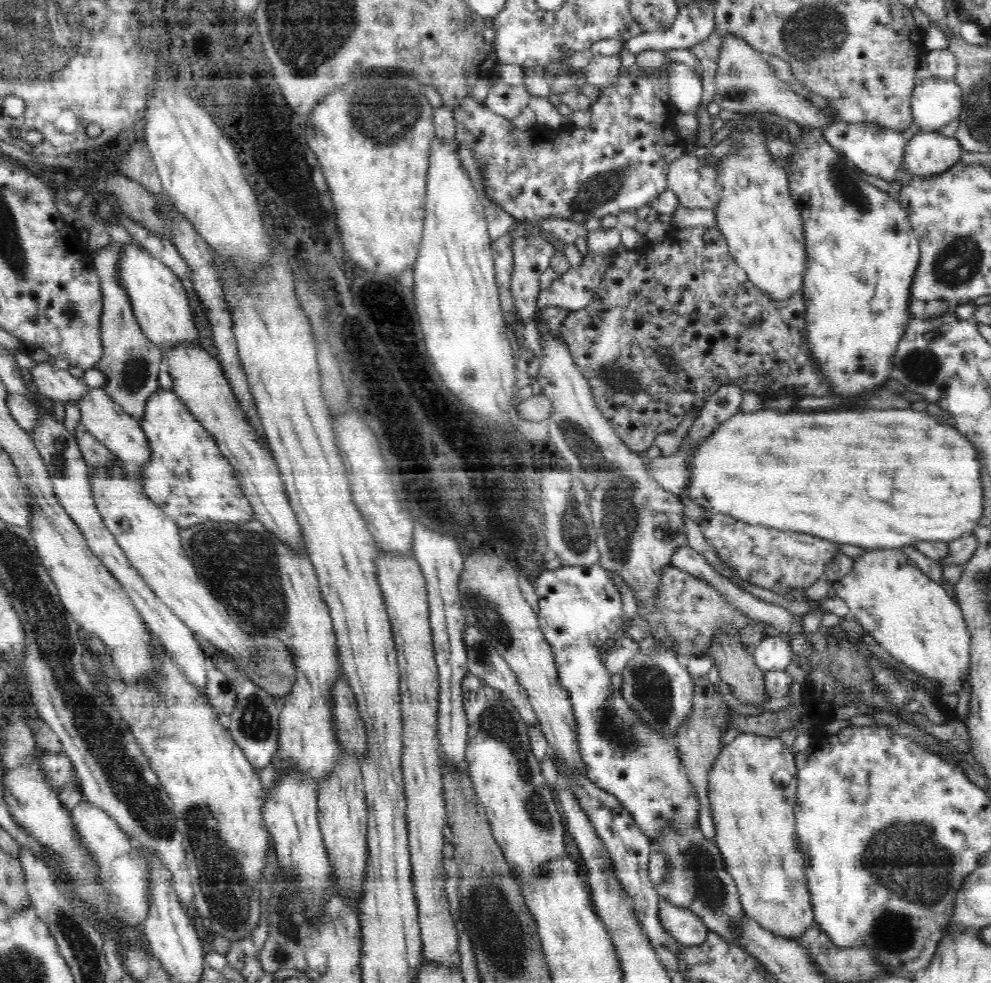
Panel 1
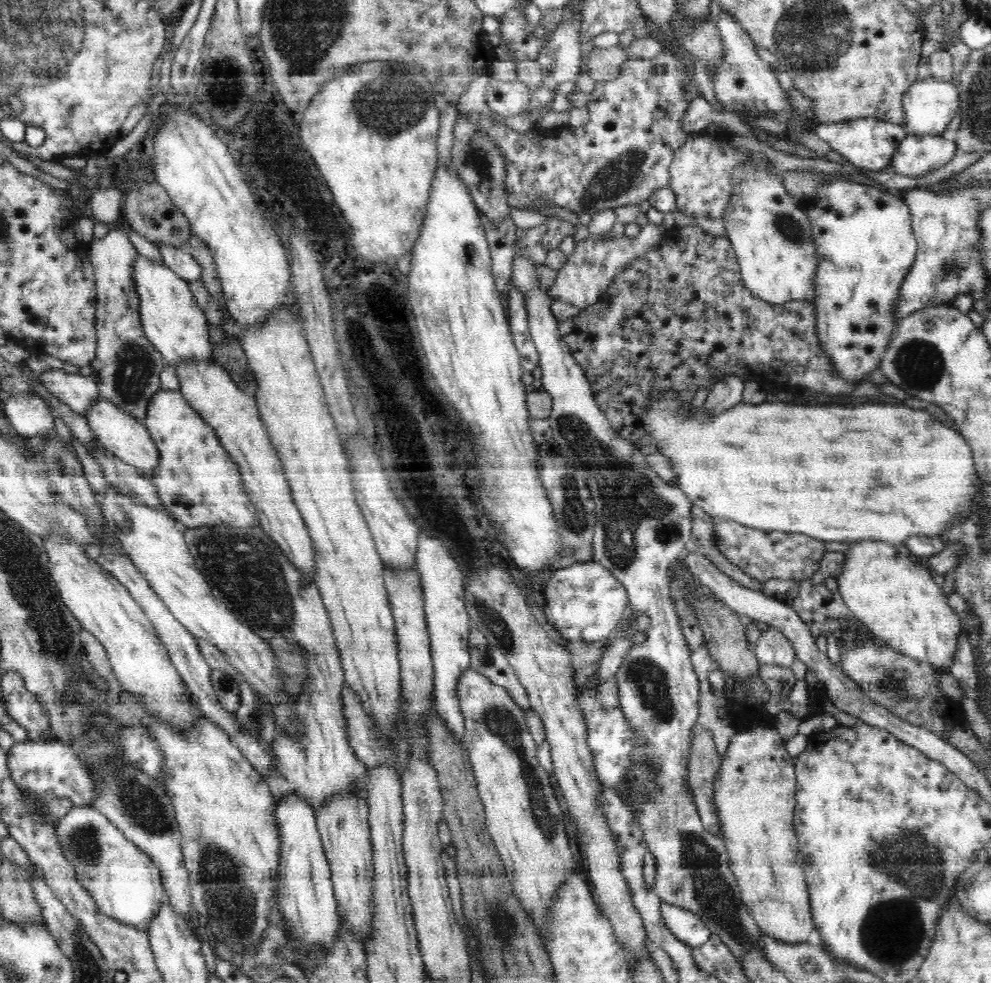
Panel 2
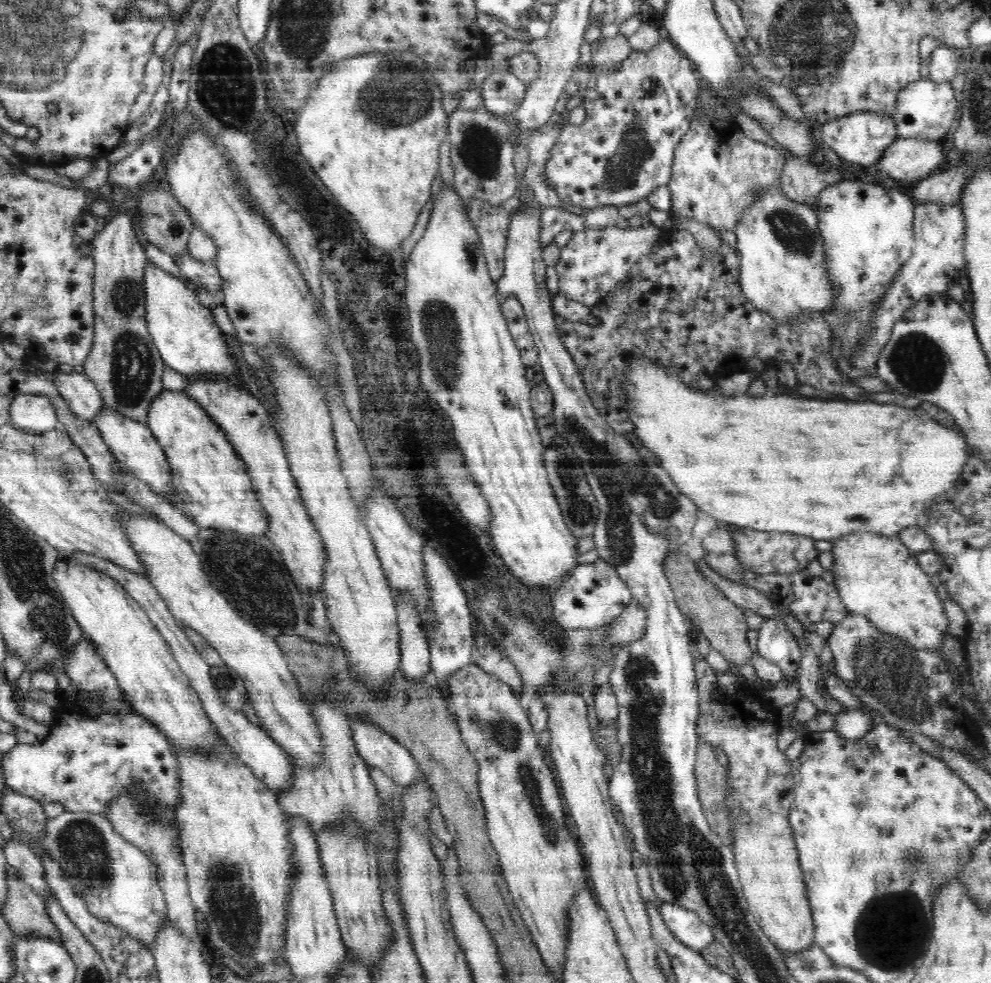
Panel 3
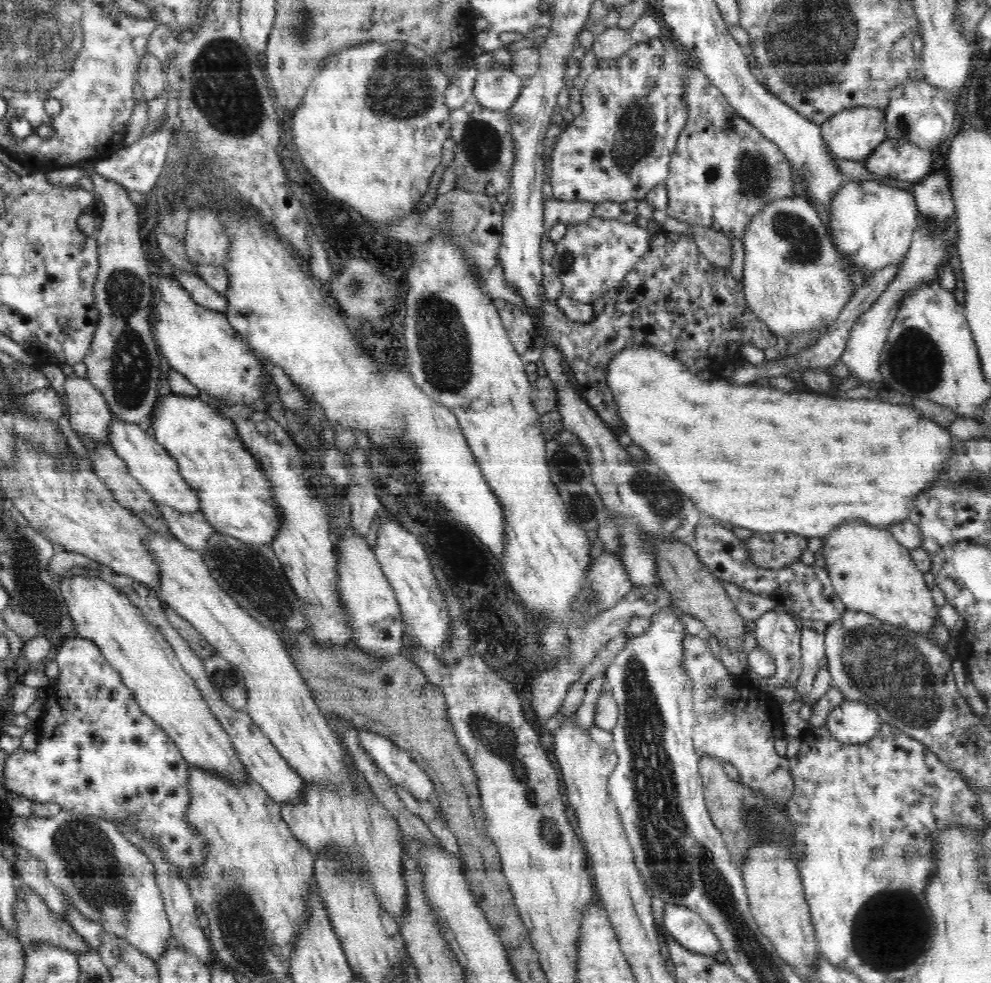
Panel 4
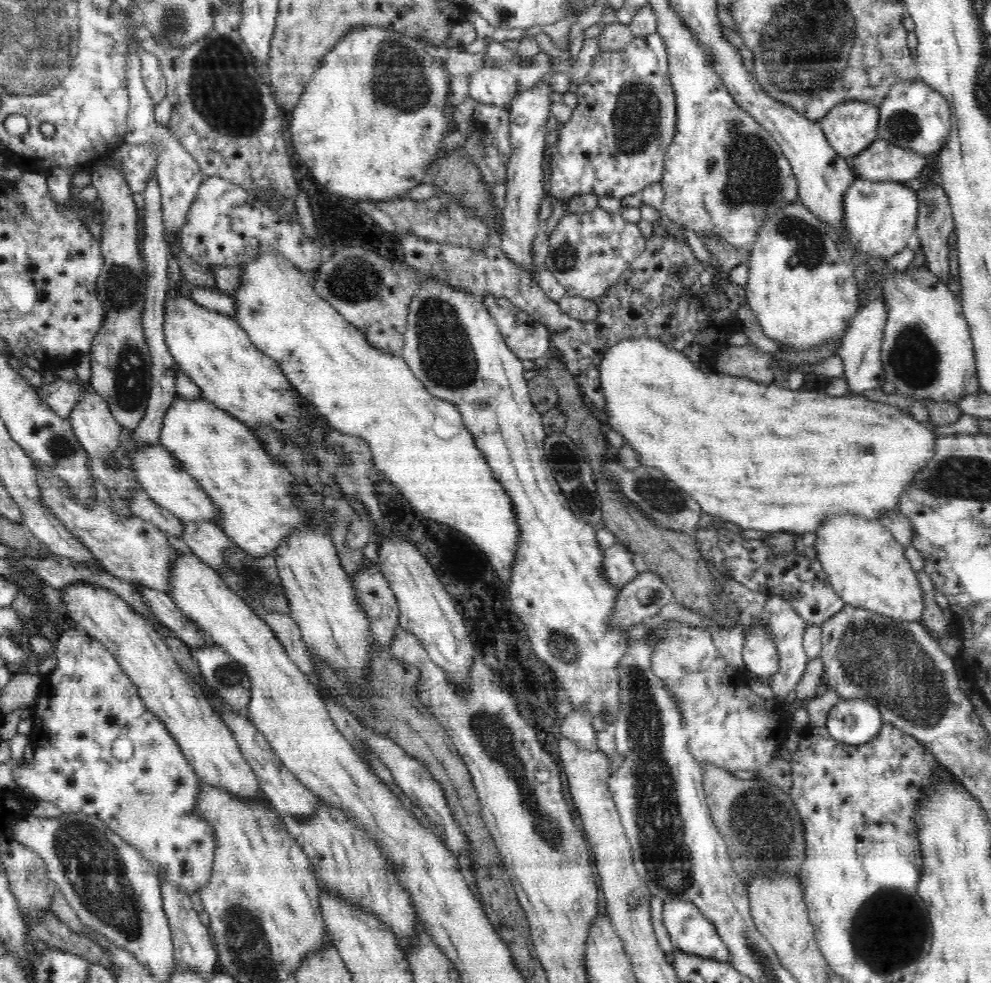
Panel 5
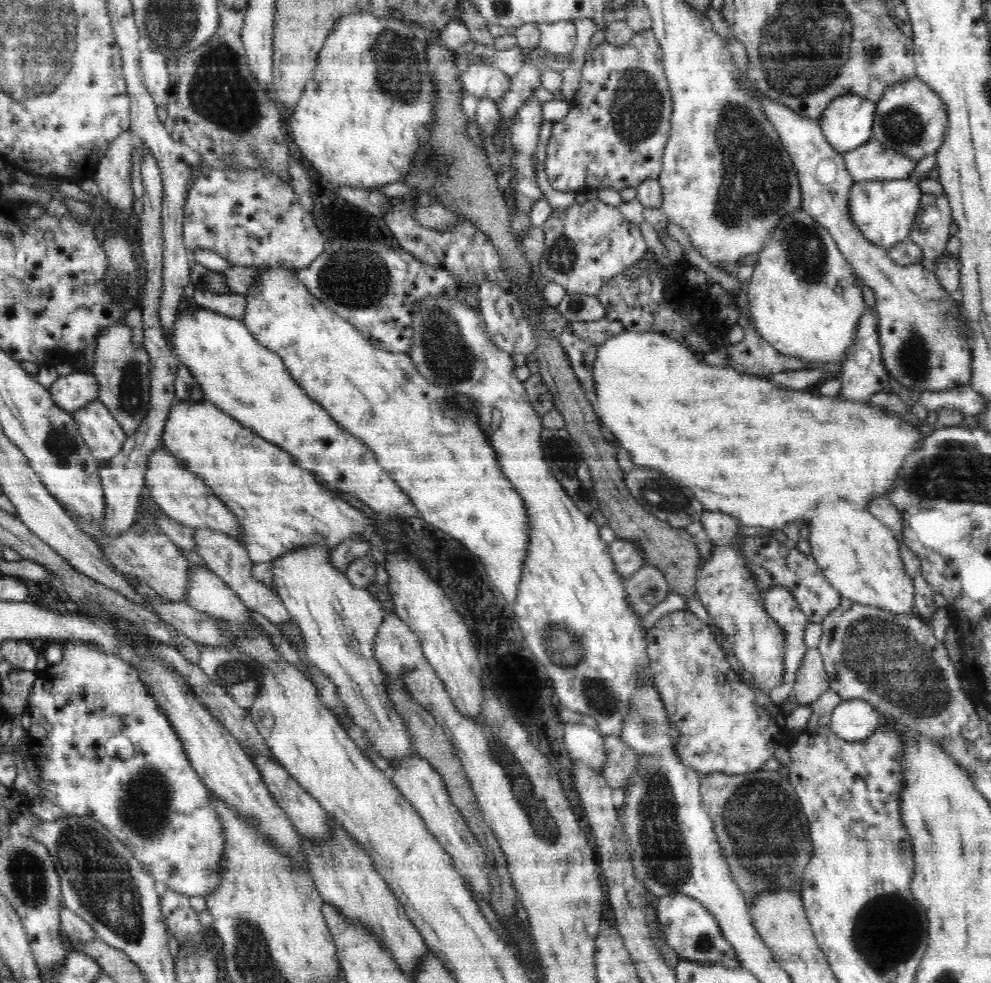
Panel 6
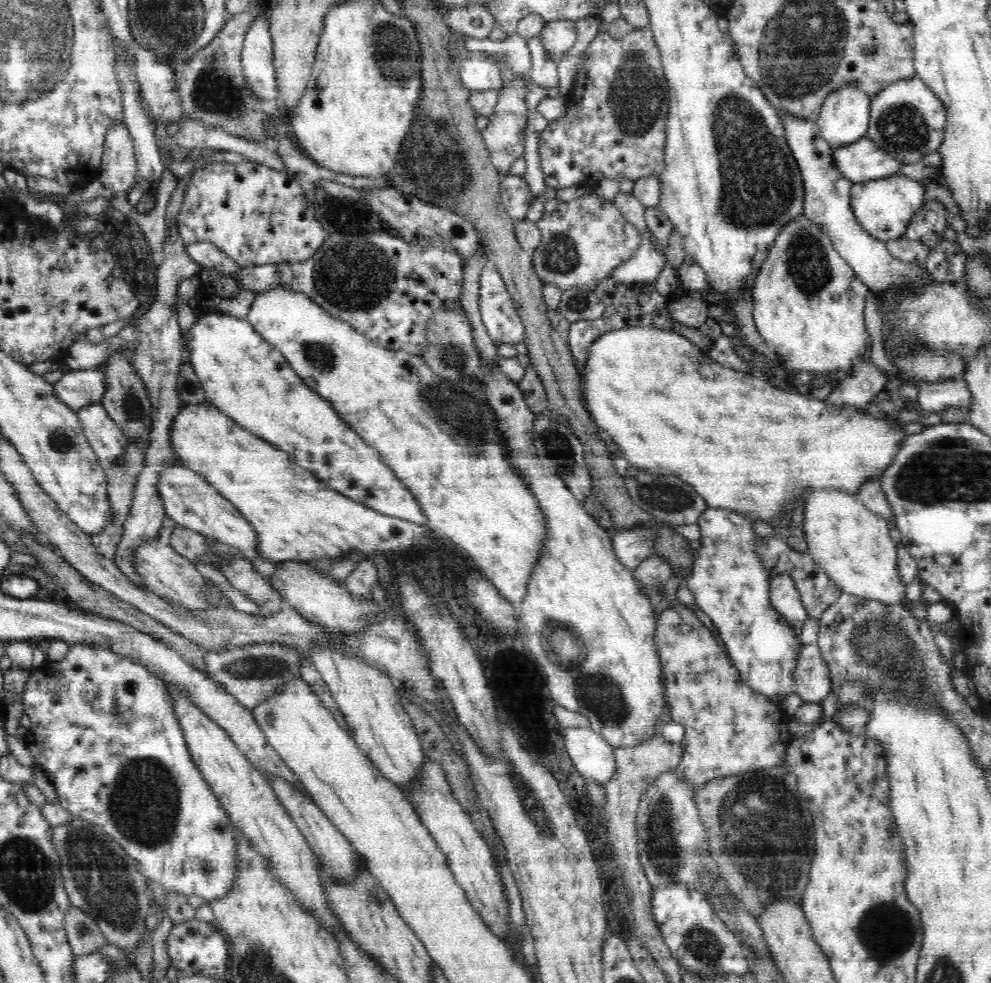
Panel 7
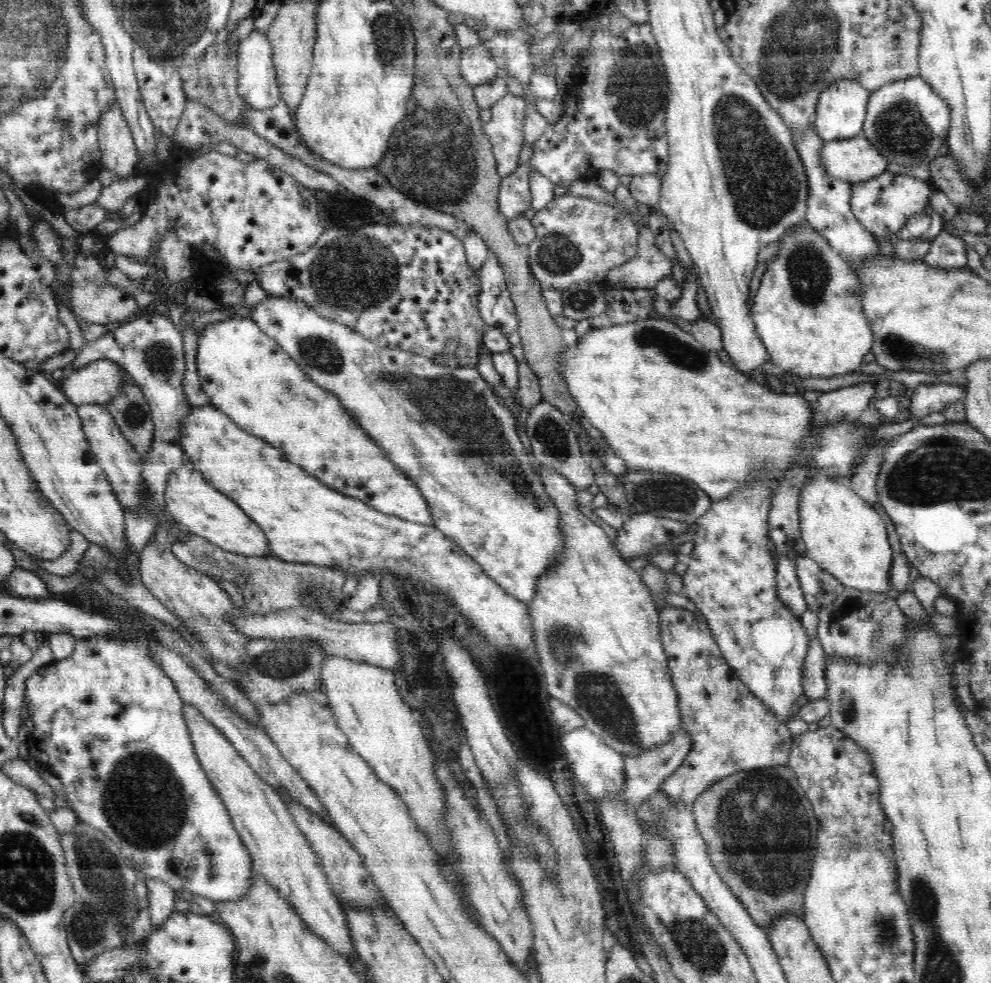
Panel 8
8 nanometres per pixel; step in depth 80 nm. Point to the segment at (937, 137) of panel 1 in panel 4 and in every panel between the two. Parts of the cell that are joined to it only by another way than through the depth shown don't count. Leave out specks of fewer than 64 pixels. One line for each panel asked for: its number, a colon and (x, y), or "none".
2: (916, 155)
3: (907, 159)
4: (898, 160)

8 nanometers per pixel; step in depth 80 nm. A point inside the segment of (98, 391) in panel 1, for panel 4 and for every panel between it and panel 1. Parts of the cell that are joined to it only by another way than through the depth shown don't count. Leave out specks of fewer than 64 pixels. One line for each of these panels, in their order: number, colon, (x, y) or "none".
2: (126, 437)
3: (132, 443)
4: (147, 461)

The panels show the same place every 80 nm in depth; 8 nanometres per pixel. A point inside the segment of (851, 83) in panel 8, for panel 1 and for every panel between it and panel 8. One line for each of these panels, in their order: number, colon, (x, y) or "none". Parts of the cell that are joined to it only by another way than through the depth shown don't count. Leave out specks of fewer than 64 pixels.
1: (878, 151)
2: (868, 143)
3: (860, 138)
4: (853, 133)
5: (850, 127)
6: (847, 122)
7: (844, 117)

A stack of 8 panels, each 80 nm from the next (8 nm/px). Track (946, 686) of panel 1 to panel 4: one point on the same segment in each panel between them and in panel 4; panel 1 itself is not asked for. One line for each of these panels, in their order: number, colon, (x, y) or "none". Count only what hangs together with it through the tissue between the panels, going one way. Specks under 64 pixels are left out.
2: (885, 586)
3: (877, 577)
4: (871, 572)

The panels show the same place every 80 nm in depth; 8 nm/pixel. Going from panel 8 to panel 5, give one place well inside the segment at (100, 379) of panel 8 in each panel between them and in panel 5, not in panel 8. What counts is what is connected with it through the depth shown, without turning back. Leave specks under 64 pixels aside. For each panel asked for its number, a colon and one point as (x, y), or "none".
5: (62, 396)
6: (76, 390)
7: (80, 388)

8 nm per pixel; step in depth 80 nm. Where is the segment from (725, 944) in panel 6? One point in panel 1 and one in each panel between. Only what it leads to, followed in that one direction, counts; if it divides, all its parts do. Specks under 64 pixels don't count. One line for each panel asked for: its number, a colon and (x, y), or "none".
1: (687, 928)
2: (687, 927)
3: (686, 926)
4: (684, 925)
5: (689, 932)

